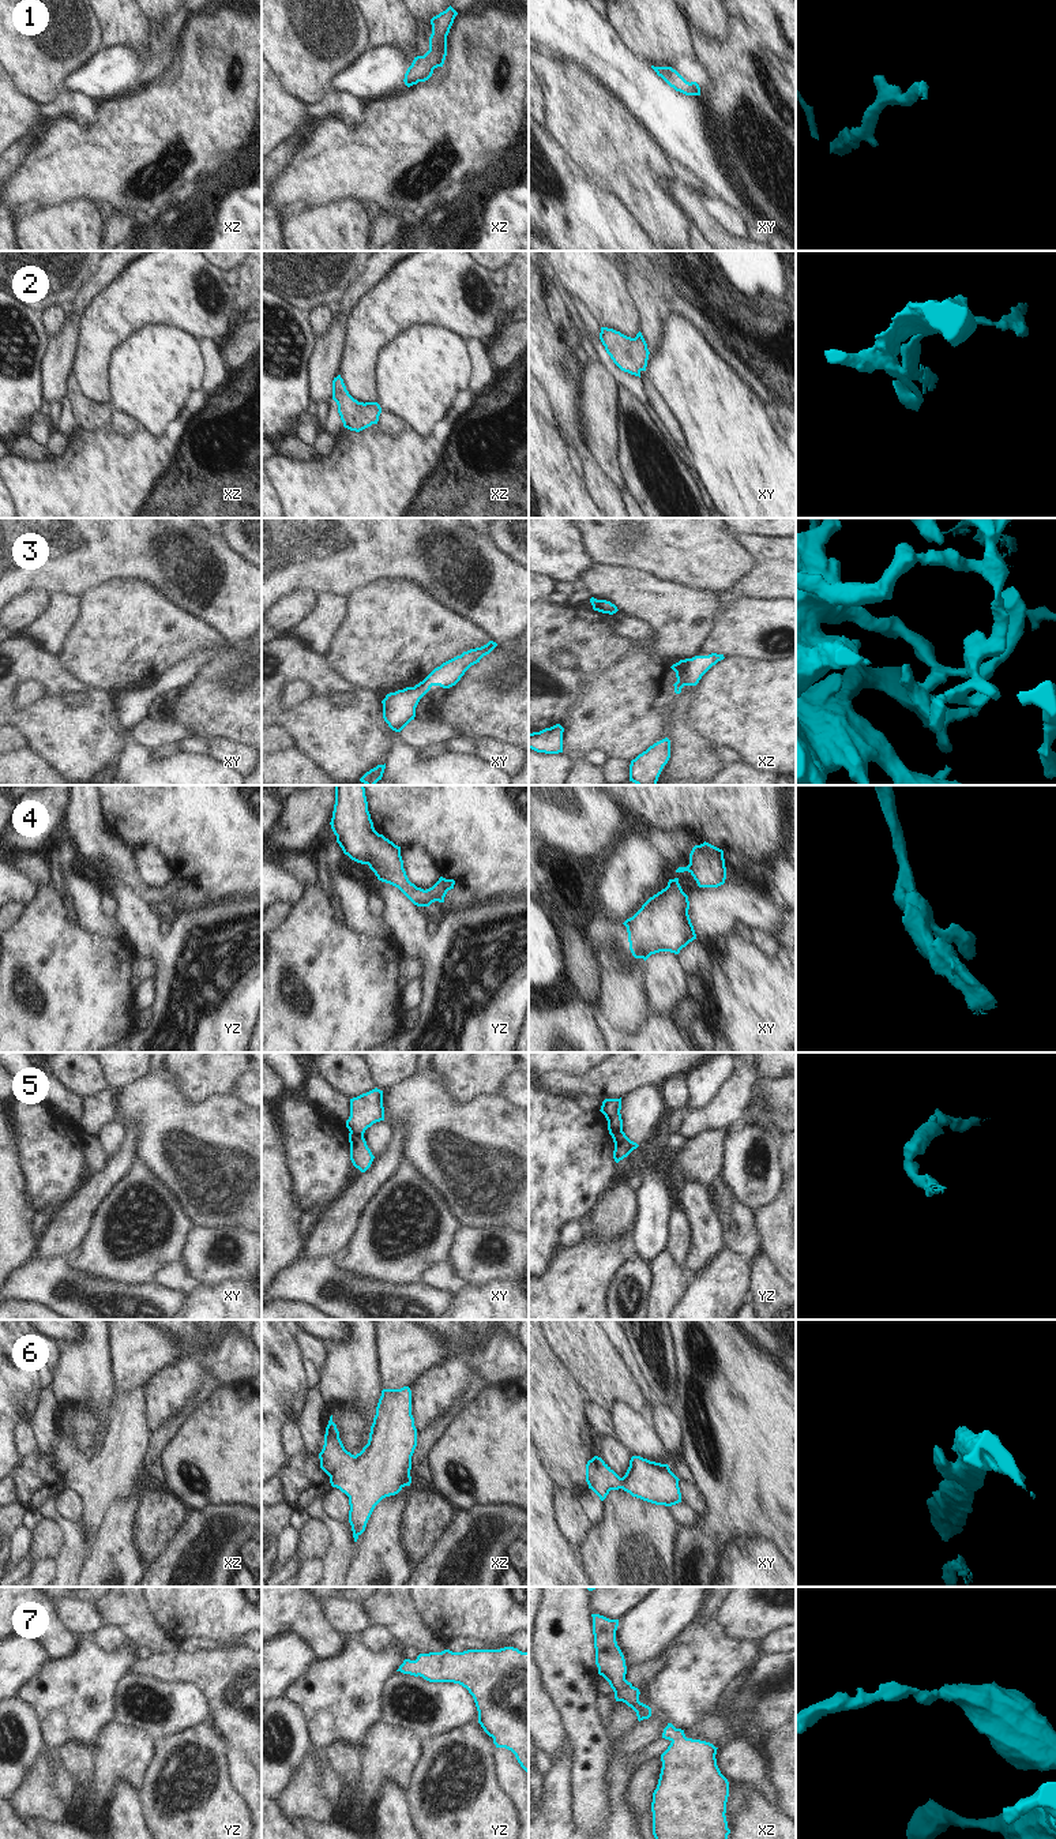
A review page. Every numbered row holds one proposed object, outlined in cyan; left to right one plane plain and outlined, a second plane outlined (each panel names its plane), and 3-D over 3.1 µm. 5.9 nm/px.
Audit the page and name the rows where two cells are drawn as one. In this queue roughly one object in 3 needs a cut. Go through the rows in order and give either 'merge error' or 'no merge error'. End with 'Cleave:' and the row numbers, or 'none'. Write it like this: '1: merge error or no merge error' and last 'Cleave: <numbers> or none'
1: no merge error
2: no merge error
3: no merge error
4: no merge error
5: merge error
6: no merge error
7: no merge error
Cleave: 5

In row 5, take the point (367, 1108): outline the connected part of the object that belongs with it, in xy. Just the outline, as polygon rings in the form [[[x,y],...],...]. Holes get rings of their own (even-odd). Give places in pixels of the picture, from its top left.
[[[375,1088],[350,1099],[350,1116],[346,1127],[353,1134],[364,1136],[373,1123],[384,1121],[383,1091]]]

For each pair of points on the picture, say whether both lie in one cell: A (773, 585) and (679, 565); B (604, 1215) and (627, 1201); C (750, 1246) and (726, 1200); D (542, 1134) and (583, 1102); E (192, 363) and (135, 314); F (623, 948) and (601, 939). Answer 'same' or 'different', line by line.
A: different
B: same
C: same
D: different
E: different
F: same

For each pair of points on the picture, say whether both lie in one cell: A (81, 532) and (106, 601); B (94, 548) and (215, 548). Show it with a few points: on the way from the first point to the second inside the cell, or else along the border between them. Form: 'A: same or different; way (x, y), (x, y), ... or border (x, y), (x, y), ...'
A: different; border (132, 578), (111, 578), (87, 589), (79, 597)
B: same; way (124, 548), (147, 548), (156, 556), (185, 550)

